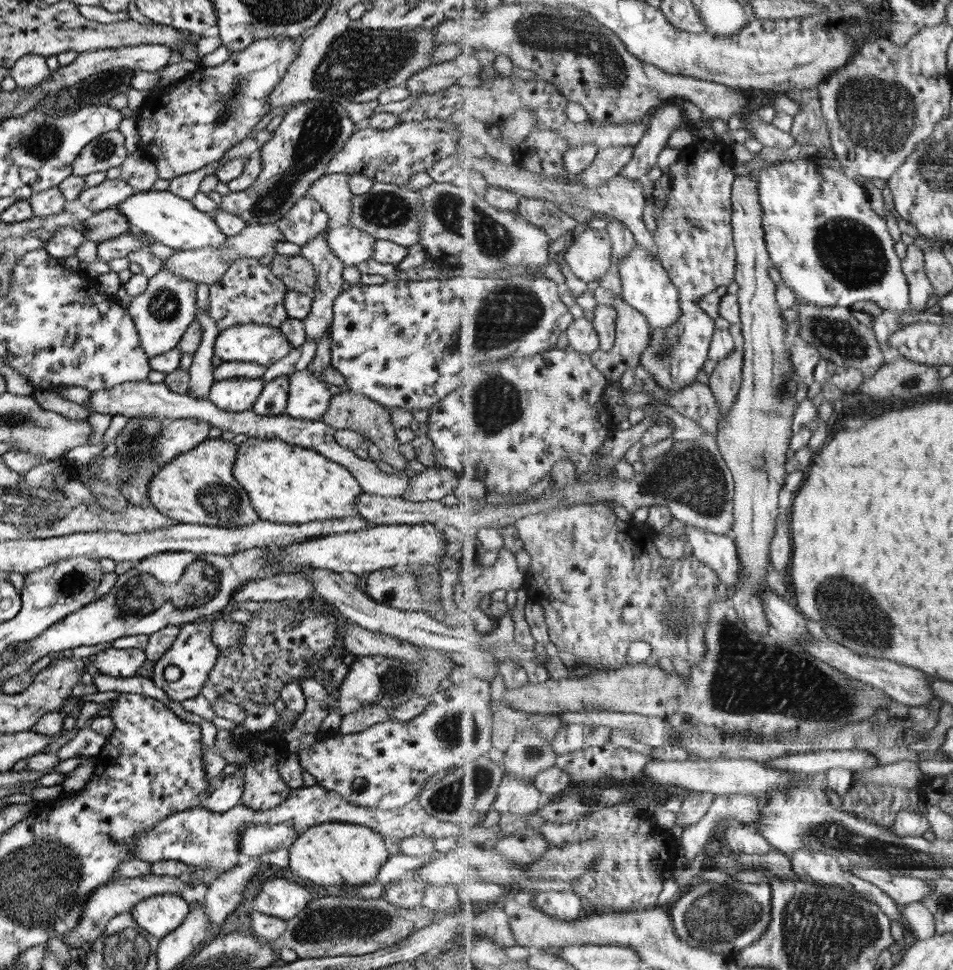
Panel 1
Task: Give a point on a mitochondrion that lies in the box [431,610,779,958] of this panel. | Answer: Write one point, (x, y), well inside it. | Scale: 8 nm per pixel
(716, 915)

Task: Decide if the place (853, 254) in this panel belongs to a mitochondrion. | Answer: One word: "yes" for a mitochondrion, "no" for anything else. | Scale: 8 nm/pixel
yes

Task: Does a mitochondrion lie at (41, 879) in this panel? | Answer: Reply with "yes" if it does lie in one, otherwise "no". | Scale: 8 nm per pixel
yes

